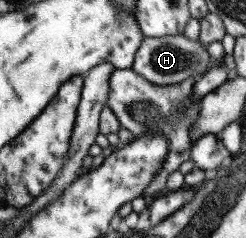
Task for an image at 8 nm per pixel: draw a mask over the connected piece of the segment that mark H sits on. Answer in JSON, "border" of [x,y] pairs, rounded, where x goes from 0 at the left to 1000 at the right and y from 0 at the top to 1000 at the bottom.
{"border":[[[748,147],[707,151],[654,151],[634,160],[577,155],[565,197],[553,206],[533,290],[577,319],[585,336],[638,357],[703,357],[772,328],[776,319],[797,324],[797,336],[825,311],[837,307],[862,277],[911,277],[911,248],[862,252],[846,227],[841,206],[817,197],[817,176],[797,168],[772,168]]]}

